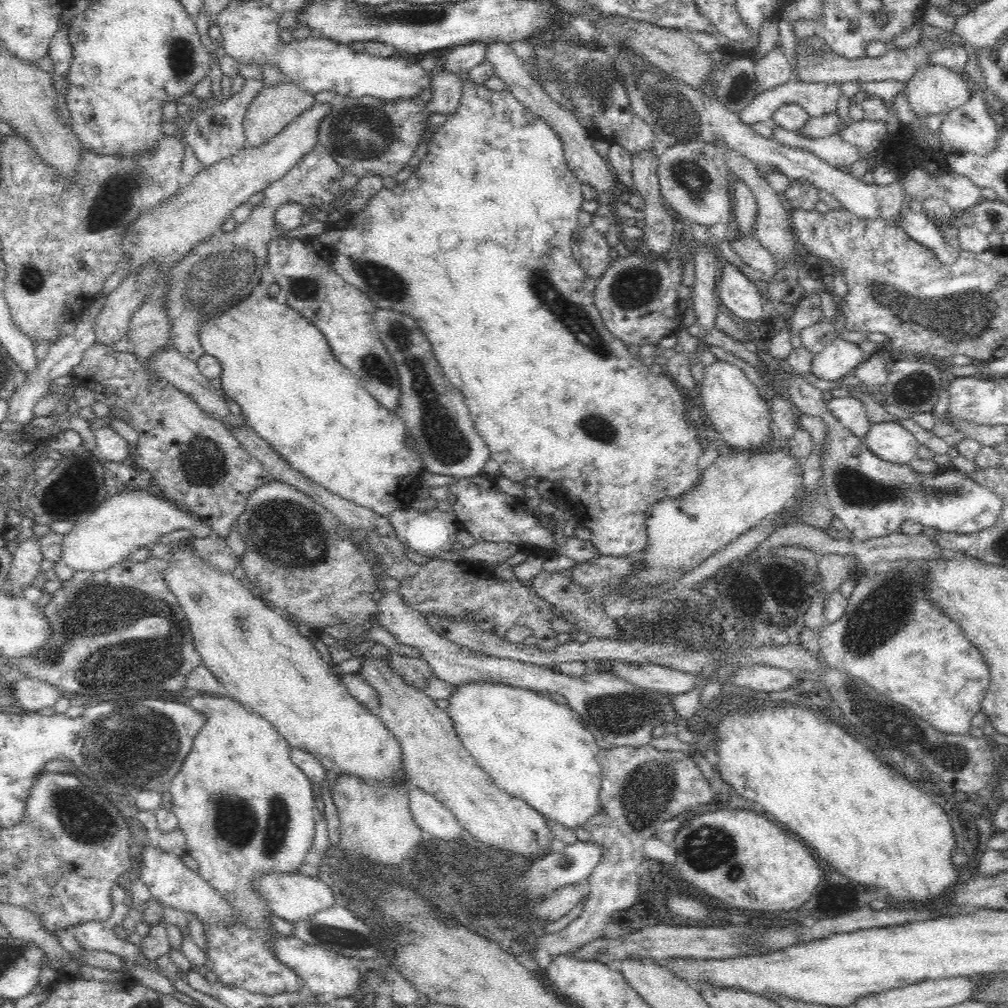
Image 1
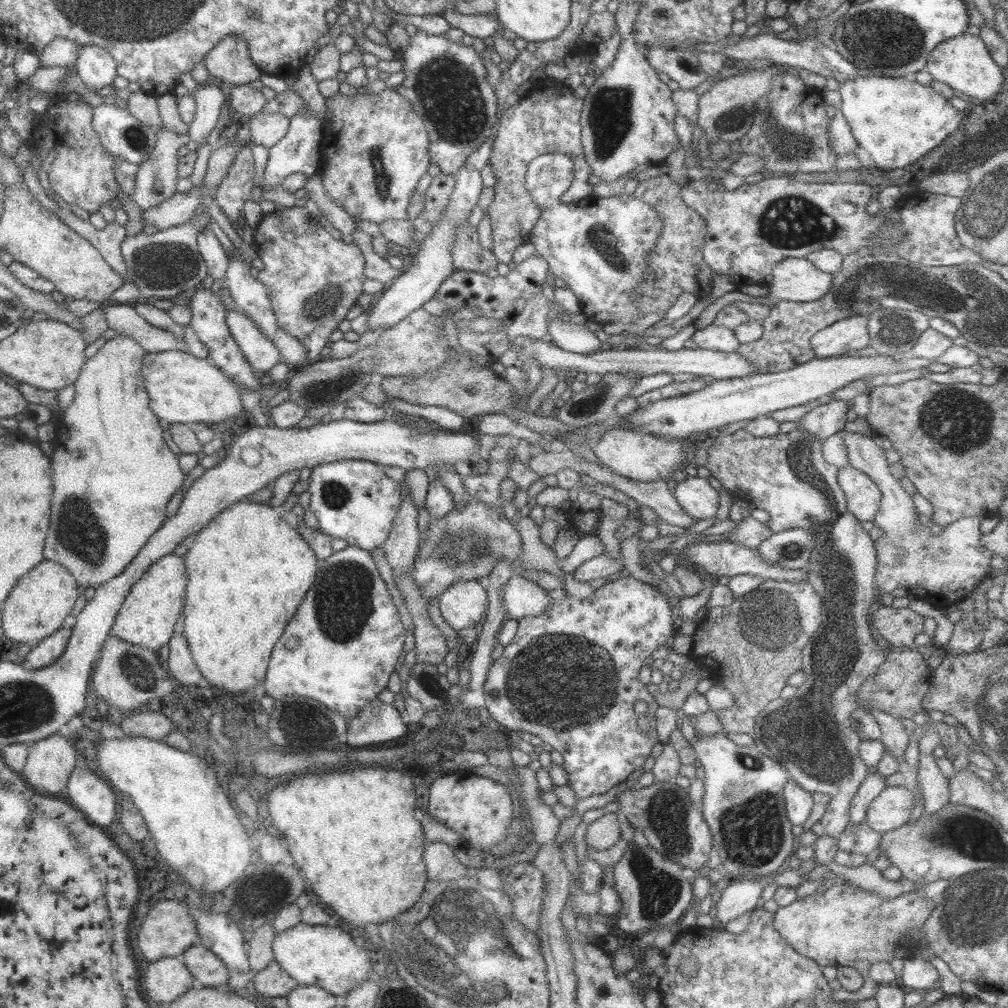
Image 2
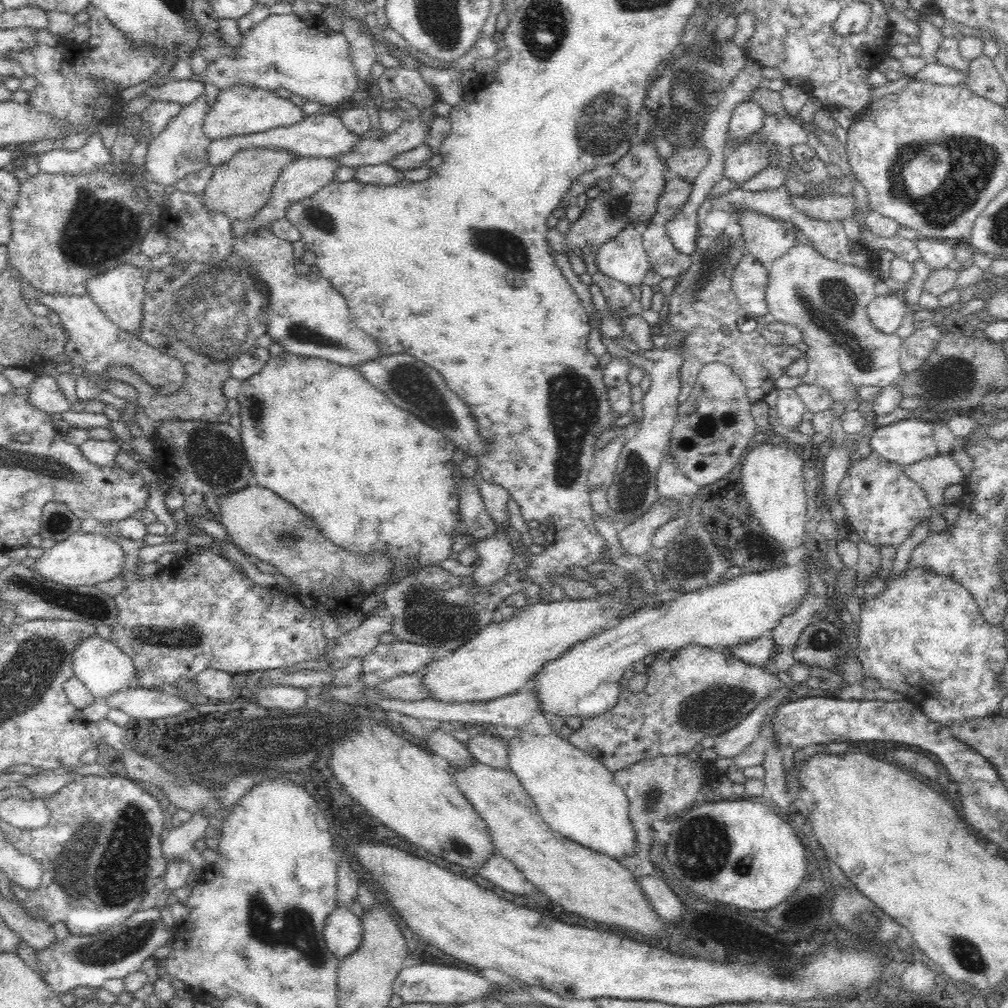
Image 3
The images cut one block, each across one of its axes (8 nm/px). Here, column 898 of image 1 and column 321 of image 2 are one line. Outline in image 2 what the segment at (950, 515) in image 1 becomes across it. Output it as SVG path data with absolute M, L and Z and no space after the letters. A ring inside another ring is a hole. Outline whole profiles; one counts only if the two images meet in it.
M344 460L325 463L311 470L307 491L311 496L310 511L320 524L318 530L369 553L382 546L403 500L402 486L388 478L382 466L372 462Z

